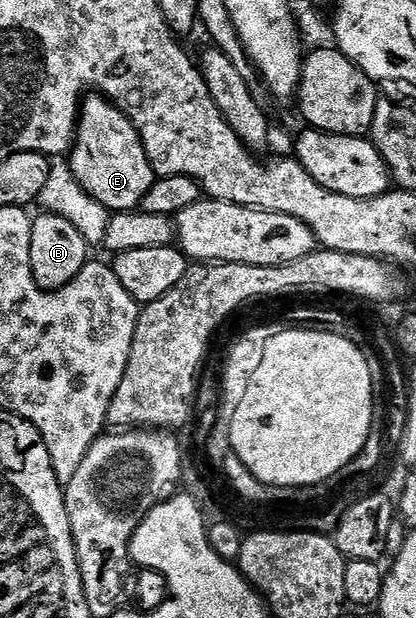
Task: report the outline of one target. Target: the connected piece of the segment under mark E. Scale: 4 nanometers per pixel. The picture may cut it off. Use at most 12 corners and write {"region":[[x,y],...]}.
{"region":[[101,93],[82,100],[68,162],[111,213],[156,180],[136,125]]}

